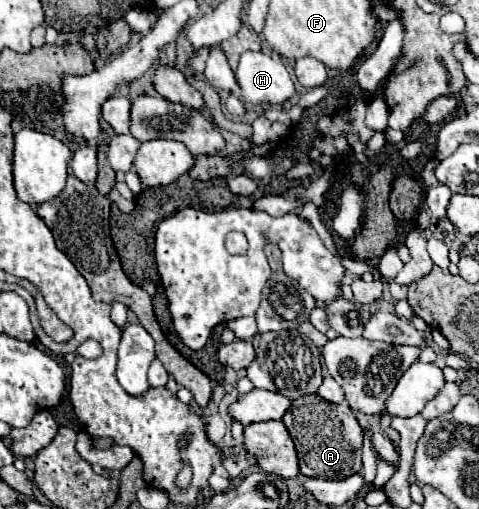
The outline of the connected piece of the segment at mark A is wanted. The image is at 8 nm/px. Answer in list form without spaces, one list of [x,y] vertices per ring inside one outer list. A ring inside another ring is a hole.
[[[306,395],[292,401],[282,417],[300,459],[300,473],[318,479],[346,479],[362,469],[364,431],[348,403],[328,403],[320,395]]]

